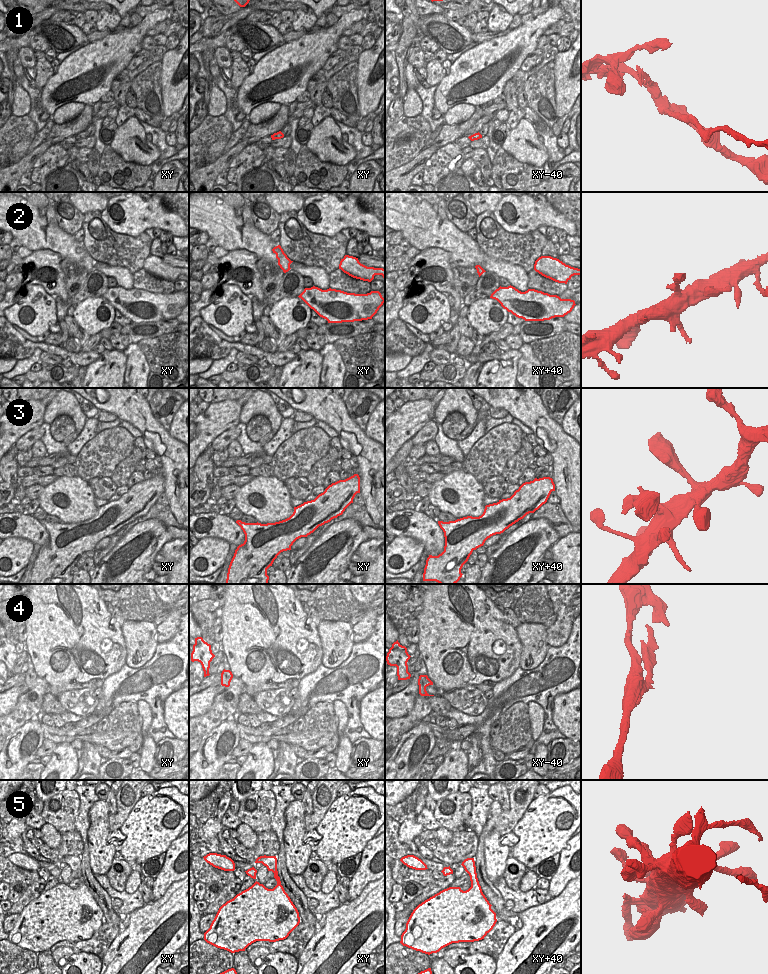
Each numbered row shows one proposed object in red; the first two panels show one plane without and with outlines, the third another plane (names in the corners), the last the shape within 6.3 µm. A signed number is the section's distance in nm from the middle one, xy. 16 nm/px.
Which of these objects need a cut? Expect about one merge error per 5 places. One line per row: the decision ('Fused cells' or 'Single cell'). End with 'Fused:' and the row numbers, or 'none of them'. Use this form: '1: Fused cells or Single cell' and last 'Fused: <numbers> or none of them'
1: Fused cells
2: Single cell
3: Single cell
4: Fused cells
5: Single cell
Fused: 1, 4.

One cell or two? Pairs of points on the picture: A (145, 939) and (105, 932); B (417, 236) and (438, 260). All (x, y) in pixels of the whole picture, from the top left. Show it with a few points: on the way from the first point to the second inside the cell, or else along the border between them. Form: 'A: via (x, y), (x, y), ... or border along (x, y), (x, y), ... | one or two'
A: border along (122, 929), (105, 954) | two
B: border along (420, 250), (439, 247), (450, 253) | two

